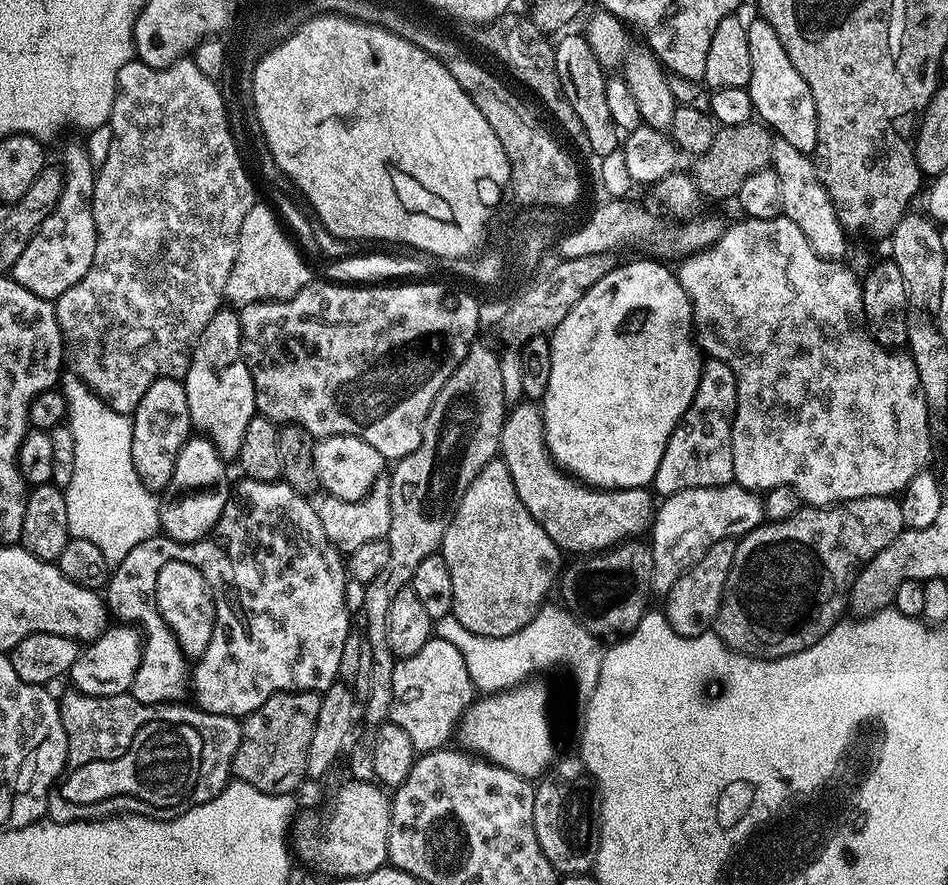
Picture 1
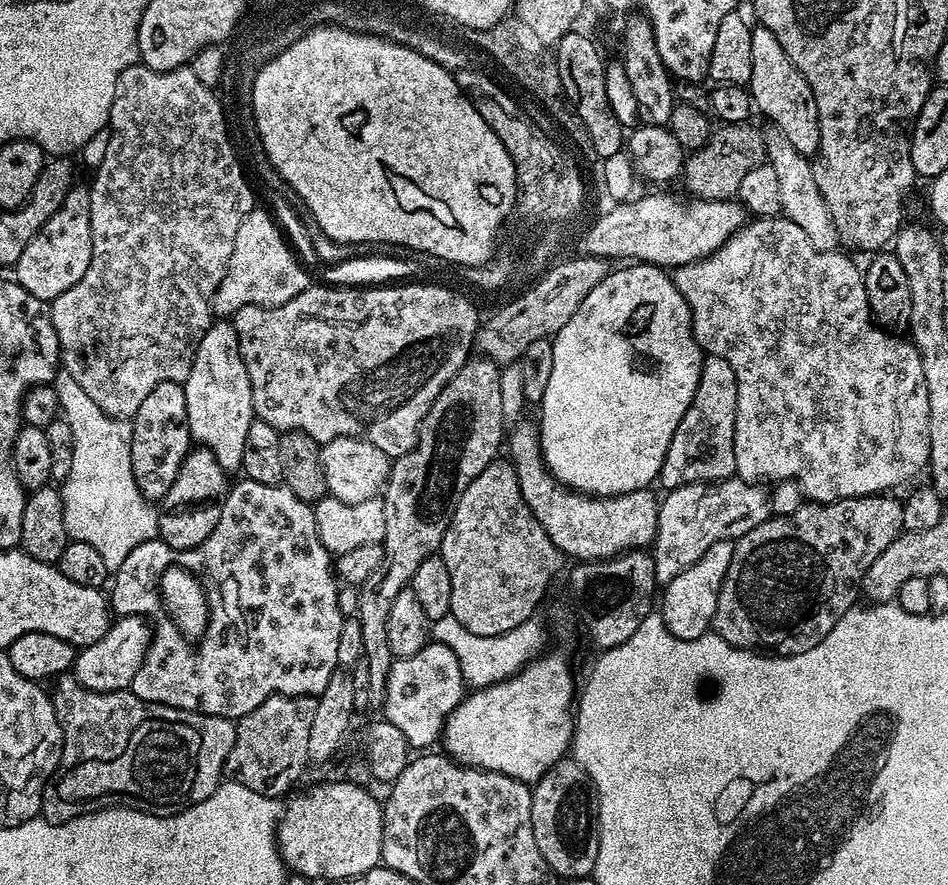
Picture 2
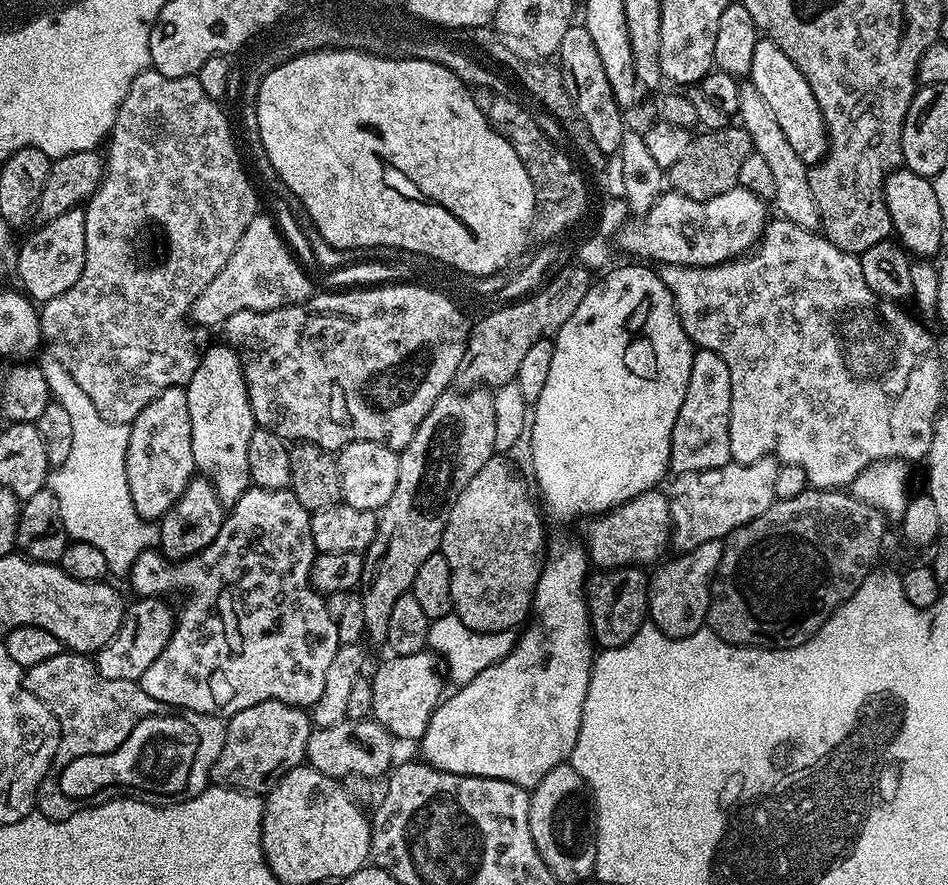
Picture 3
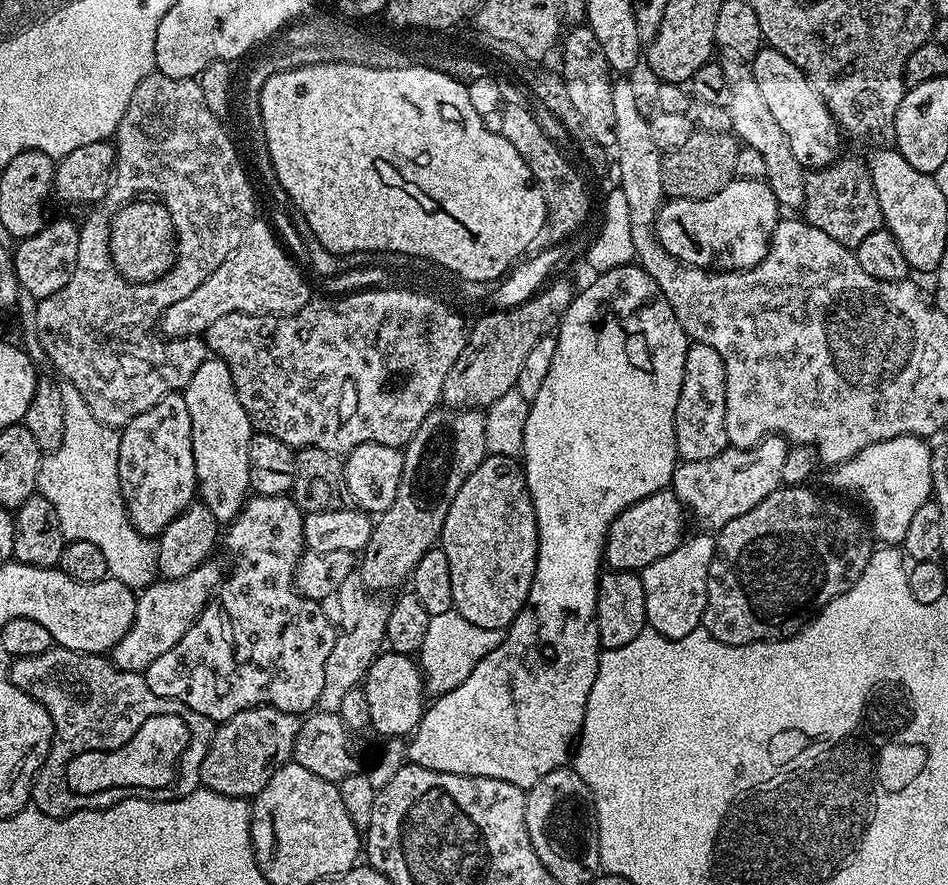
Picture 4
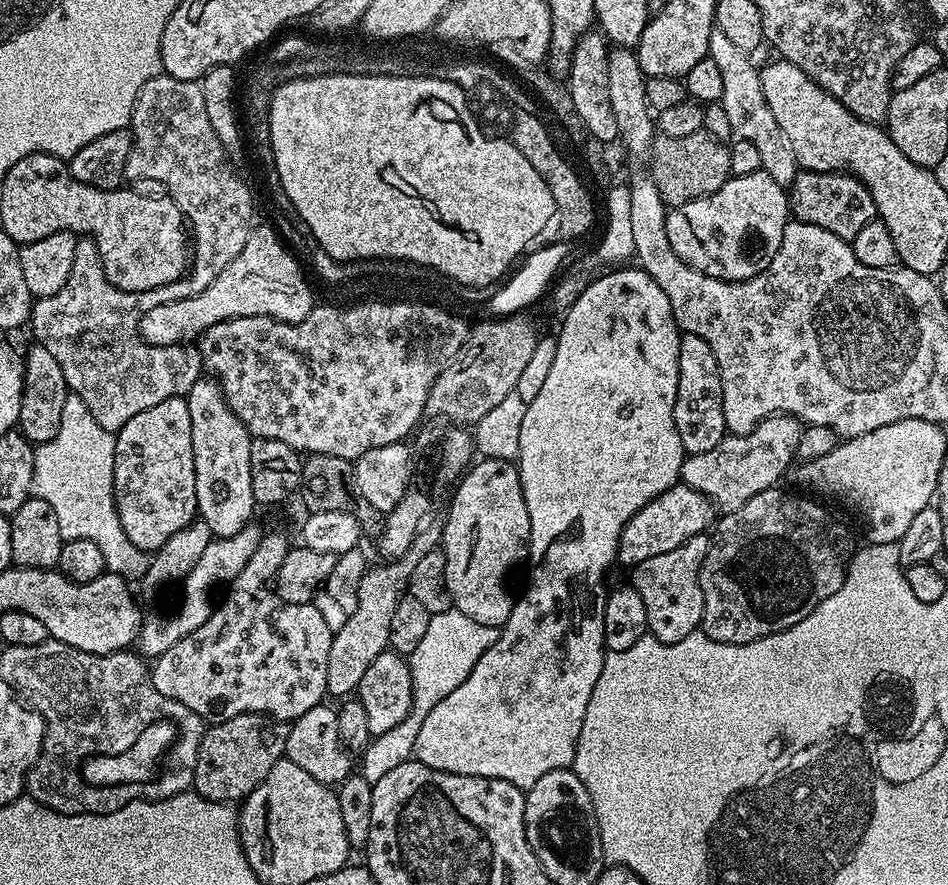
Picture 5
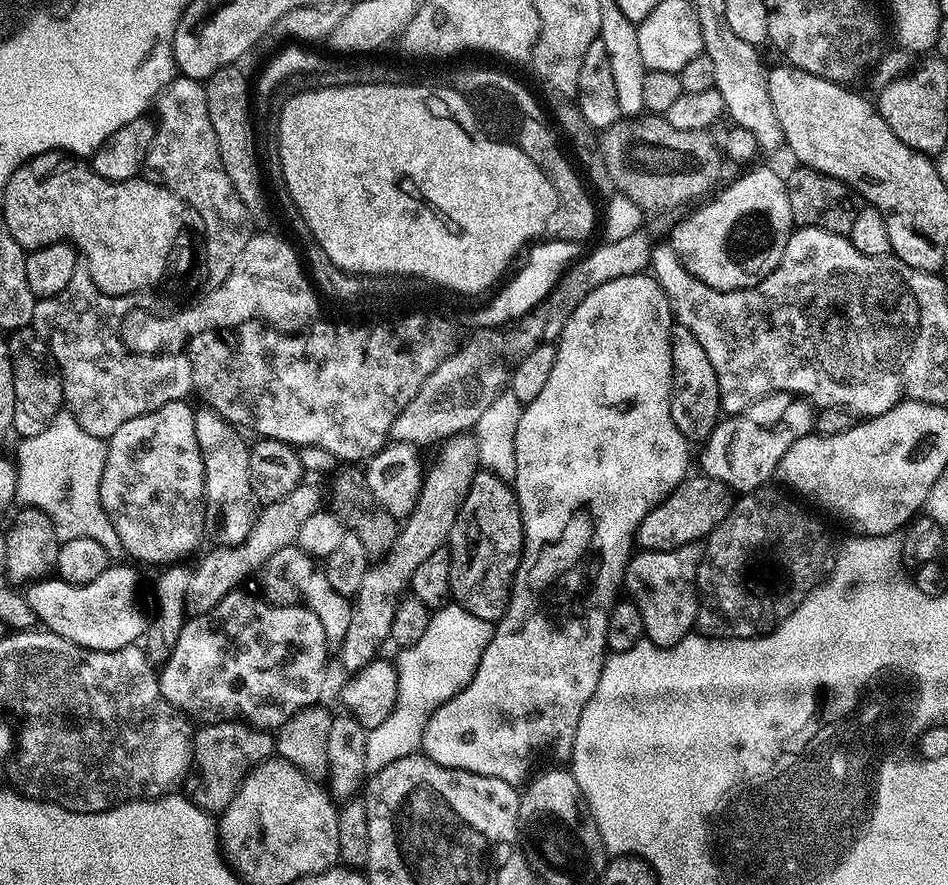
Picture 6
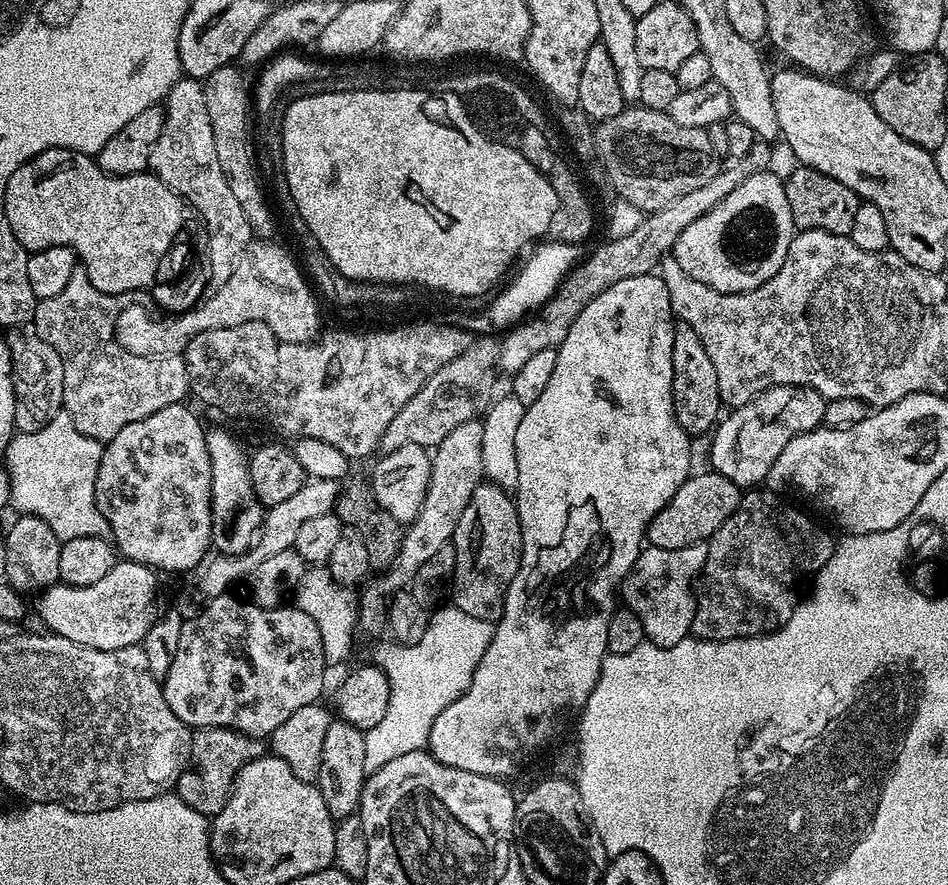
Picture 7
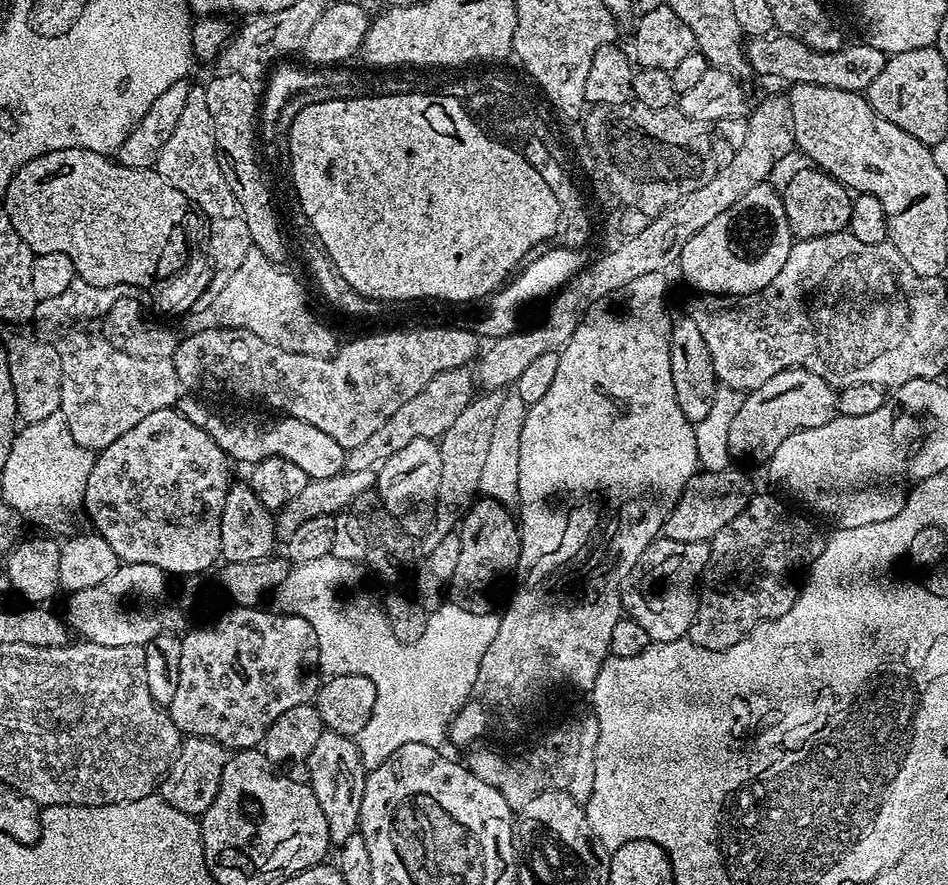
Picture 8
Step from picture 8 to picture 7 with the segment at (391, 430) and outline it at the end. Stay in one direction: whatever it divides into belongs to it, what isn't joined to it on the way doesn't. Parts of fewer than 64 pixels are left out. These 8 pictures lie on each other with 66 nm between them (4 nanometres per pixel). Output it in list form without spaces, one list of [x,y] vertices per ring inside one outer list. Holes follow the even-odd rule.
[[[477,335],[461,356],[454,358],[454,362],[446,362],[442,370],[435,372],[422,386],[422,390],[418,390],[418,394],[414,394],[414,398],[410,398],[410,402],[406,402],[406,406],[394,414],[394,422],[390,422],[390,426],[386,426],[386,434],[382,434],[379,451],[393,452],[398,450],[398,446],[407,444],[435,449],[442,438],[450,434],[450,430],[487,412],[494,396],[484,391],[498,377],[498,344],[492,340],[495,339],[491,335]]]

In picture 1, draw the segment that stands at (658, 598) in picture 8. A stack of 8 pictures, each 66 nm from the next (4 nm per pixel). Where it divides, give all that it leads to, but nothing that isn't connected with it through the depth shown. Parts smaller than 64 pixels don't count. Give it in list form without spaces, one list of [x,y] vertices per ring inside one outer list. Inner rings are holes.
[[[735,539],[714,542],[714,546],[710,546],[710,550],[706,550],[703,558],[690,571],[682,574],[682,578],[678,578],[678,582],[674,582],[674,586],[668,591],[667,597],[663,601],[665,604],[662,605],[662,611],[672,629],[679,636],[701,636],[715,625],[735,553]]]

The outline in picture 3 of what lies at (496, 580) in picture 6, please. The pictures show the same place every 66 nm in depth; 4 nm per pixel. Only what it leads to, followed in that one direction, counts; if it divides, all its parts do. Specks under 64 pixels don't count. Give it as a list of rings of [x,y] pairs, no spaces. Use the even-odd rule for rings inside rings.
[[[494,454],[486,466],[482,466],[482,470],[466,482],[466,490],[458,494],[458,502],[454,502],[454,510],[450,510],[450,518],[442,534],[440,551],[446,562],[450,562],[452,610],[473,632],[511,632],[519,629],[529,619],[538,578],[544,569],[546,539],[544,524],[540,521],[541,509],[538,504],[536,509],[528,493],[528,484],[512,458],[508,454]]]

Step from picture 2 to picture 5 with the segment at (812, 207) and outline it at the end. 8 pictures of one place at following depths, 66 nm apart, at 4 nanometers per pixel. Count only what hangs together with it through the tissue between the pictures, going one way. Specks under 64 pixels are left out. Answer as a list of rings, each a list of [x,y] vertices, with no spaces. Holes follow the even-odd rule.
[[[717,30],[710,34],[708,56],[717,64],[722,74],[722,98],[719,103],[730,117],[733,133],[739,139],[750,142],[756,147],[758,154],[762,154],[762,171],[770,174],[770,178],[774,178],[778,186],[785,190],[791,189],[798,171],[794,146],[790,146],[790,138],[786,138],[782,126],[778,126],[778,118],[774,118],[770,106],[766,106],[766,94],[762,94],[760,68],[752,65],[753,57],[749,53],[738,50],[738,46],[734,46],[734,42],[726,38],[726,34]]]

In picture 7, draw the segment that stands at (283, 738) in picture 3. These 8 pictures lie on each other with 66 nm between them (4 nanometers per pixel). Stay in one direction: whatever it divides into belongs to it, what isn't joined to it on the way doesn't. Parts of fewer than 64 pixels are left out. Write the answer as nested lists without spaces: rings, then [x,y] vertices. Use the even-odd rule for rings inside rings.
[[[198,728],[192,733],[192,754],[187,768],[176,780],[175,795],[180,797],[190,810],[198,810],[205,818],[217,816],[230,798],[236,775],[247,760],[257,760],[265,755],[263,739],[253,738],[232,728]]]

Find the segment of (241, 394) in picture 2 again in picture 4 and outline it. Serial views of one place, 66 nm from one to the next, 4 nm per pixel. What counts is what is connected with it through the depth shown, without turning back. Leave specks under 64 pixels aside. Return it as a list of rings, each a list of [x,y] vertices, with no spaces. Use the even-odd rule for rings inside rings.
[[[204,360],[194,370],[194,378],[190,378],[182,394],[186,398],[186,410],[190,410],[199,503],[206,505],[216,520],[231,522],[250,496],[248,447],[254,435],[252,423],[238,400],[234,378],[224,360]]]

